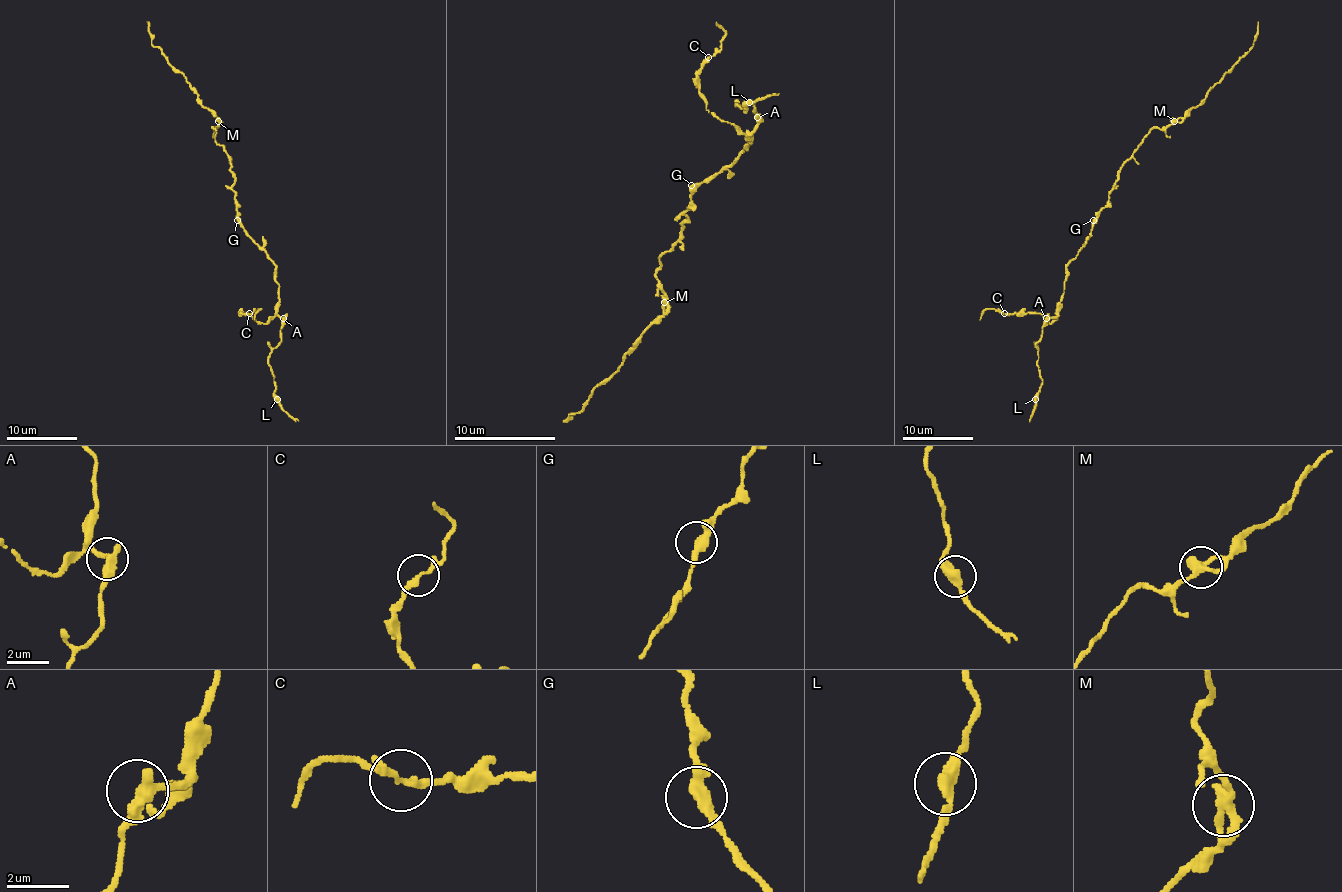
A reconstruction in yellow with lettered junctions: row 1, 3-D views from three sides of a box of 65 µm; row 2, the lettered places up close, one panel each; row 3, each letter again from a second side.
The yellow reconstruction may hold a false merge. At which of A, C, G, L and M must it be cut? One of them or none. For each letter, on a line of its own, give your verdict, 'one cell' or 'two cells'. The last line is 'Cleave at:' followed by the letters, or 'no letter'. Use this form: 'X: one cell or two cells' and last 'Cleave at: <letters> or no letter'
A: one cell
C: one cell
G: one cell
L: one cell
M: one cell
Cleave at: no letter

